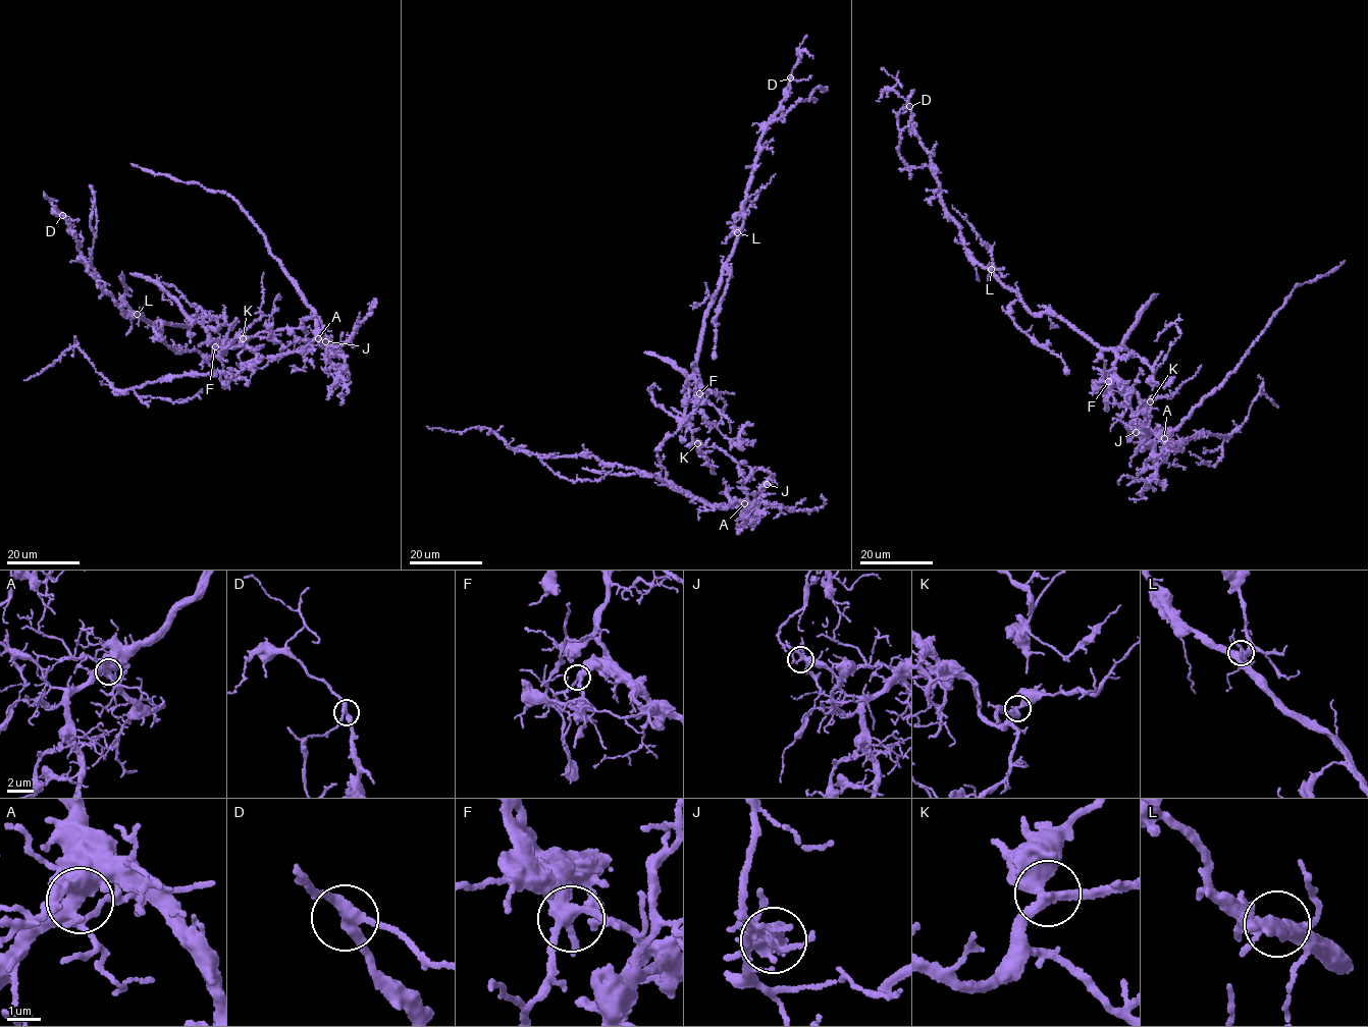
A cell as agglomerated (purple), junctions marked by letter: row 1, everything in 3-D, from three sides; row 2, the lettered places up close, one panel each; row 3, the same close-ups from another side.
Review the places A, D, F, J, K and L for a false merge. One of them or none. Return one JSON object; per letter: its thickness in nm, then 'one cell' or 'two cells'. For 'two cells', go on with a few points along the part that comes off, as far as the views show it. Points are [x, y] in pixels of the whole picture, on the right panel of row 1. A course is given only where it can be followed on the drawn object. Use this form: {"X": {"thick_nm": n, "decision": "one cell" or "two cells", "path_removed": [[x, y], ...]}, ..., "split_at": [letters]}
{"A": {"thick_nm": 460, "decision": "one cell"}, "D": {"thick_nm": 300, "decision": "one cell"}, "F": {"thick_nm": 340, "decision": "one cell"}, "J": {"thick_nm": 240, "decision": "two cells", "path_removed": [[1136, 432], [1152, 442], [1163, 436], [1176, 448], [1201, 431], [1229, 436], [1261, 385], [1277, 407]]}, "K": {"thick_nm": 320, "decision": "one cell"}, "L": {"thick_nm": 400, "decision": "one cell"}, "split_at": ["J"]}

